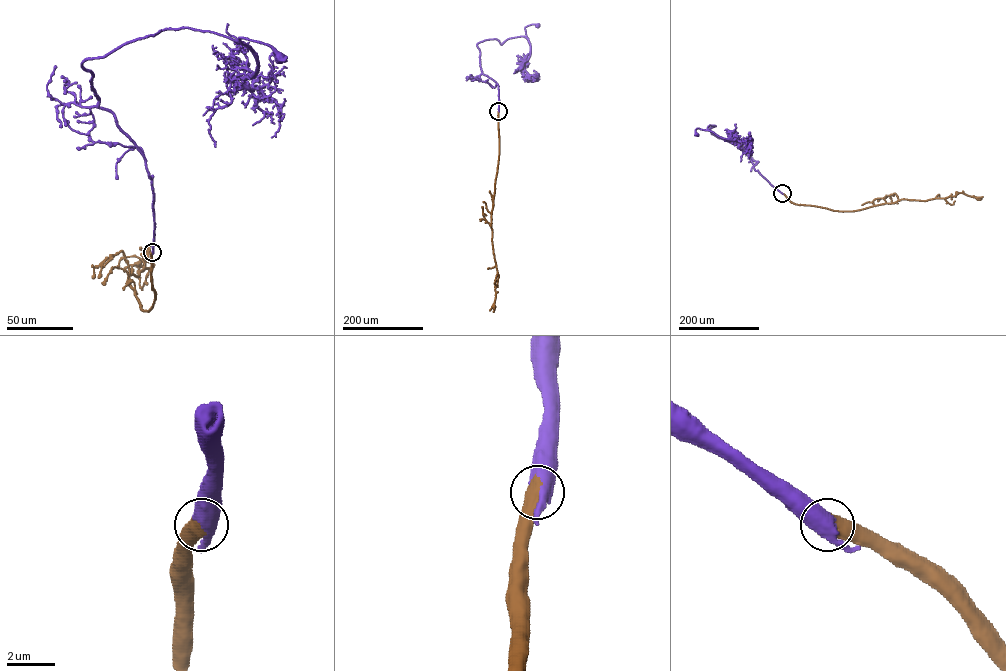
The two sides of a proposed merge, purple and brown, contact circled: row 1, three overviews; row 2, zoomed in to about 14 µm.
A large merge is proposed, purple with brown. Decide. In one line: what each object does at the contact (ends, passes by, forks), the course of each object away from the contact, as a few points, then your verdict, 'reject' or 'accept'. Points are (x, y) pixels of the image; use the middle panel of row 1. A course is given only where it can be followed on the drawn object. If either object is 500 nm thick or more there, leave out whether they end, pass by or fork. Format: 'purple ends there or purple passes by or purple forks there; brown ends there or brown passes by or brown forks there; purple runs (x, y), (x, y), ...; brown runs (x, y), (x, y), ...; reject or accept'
purple runs (498, 111), (498, 85), (482, 73), (477, 44), (528, 41), (525, 27), (538, 25); brown runs (498, 111), (499, 156), (491, 216), (492, 242), (498, 275), (493, 312); accept

